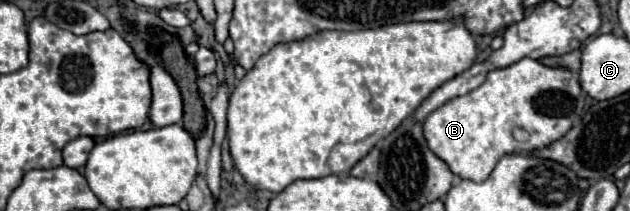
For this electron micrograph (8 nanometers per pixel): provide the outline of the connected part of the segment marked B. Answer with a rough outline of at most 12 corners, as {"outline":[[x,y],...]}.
{"outline":[[533,58],[491,70],[423,122],[455,176],[563,138],[577,76]]}

